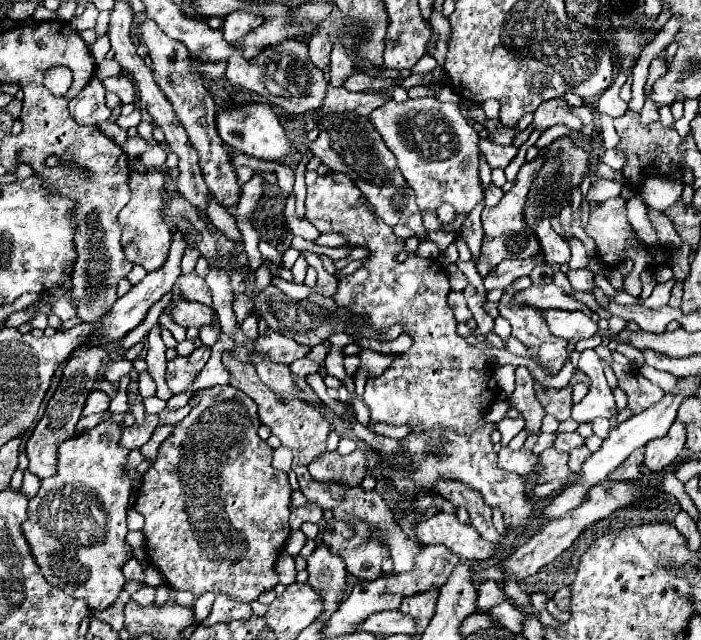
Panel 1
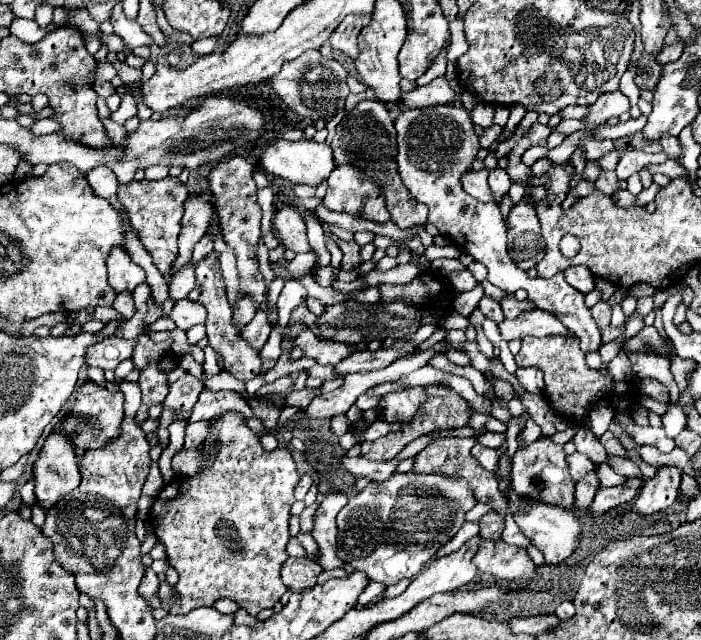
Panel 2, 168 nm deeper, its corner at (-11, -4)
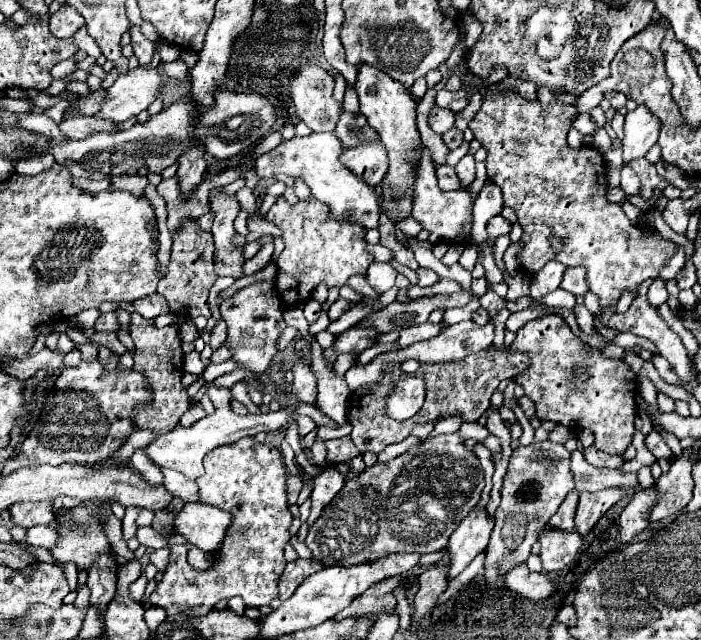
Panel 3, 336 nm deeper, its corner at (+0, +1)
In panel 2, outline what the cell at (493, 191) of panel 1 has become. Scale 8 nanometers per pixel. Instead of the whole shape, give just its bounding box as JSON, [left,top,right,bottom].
[461,169,493,201]

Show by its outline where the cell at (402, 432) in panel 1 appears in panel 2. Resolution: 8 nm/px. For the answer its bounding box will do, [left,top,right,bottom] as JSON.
[479,433,505,449]

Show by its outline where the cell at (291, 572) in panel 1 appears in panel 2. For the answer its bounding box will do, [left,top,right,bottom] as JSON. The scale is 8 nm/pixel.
[281,557,323,593]

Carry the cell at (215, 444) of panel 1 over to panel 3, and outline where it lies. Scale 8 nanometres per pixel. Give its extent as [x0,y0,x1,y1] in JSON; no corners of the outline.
[150,438,292,616]

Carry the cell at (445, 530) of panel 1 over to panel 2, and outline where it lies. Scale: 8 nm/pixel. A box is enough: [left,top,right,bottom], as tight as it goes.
[473,541,535,581]

